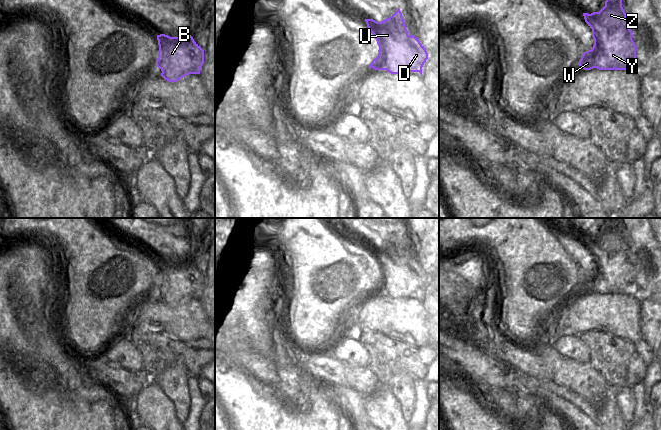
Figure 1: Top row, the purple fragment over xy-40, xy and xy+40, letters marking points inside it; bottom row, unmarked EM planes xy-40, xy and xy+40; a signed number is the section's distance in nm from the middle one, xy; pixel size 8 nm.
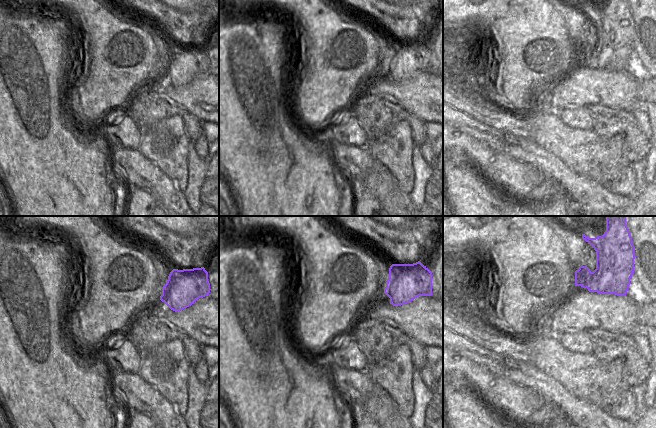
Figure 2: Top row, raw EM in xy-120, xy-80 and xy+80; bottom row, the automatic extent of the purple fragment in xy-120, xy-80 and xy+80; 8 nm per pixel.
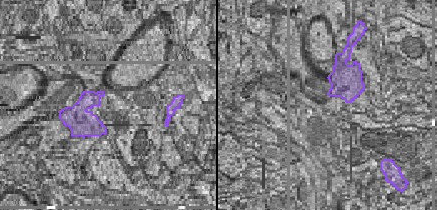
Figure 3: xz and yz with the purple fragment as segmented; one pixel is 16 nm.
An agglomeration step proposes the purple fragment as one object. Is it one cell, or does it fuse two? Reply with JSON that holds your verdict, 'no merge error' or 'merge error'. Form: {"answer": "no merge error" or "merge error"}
{"answer": "merge error"}

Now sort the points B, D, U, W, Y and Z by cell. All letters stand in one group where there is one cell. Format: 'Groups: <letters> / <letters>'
Groups: B D U Y Z / W

